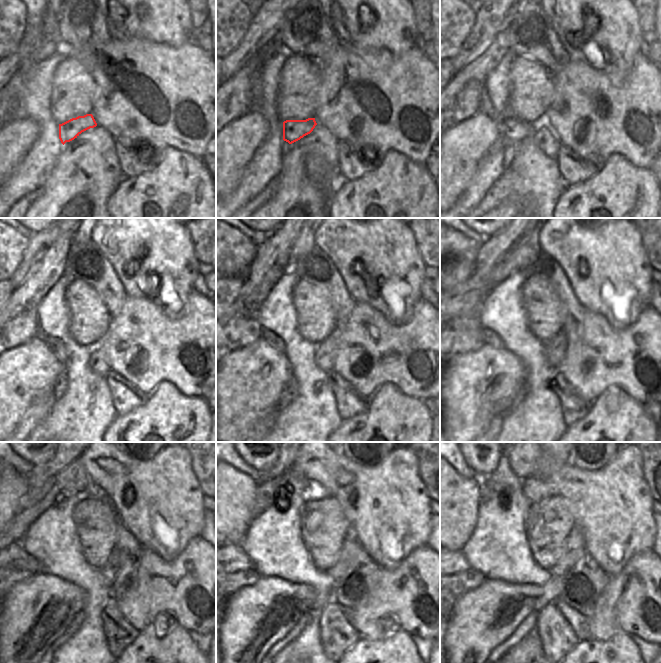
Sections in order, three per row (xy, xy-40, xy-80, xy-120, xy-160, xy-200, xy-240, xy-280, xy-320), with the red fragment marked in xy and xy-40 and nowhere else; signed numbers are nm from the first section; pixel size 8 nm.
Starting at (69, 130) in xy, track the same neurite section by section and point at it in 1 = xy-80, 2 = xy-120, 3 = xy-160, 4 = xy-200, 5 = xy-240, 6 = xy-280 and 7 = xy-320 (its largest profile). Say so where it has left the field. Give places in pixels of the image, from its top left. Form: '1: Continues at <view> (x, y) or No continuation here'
1: Continues at xy-80 (513, 130)
2: Continues at xy-120 (55, 345)
3: Continues at xy-160 (273, 340)
4: Continues at xy-200 (489, 337)
5: Continues at xy-240 (14, 555)
6: Continues at xy-280 (236, 559)
7: Continues at xy-320 (460, 564).

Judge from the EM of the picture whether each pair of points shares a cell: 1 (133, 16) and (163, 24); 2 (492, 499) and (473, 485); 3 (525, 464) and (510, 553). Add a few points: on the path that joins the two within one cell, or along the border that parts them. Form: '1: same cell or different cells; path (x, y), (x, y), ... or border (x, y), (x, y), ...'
1: same cell; path (140, 16), (156, 17)
2: different cells; border (485, 478), (481, 487), (476, 514)
3: different cells; border (508, 461), (511, 470), (522, 480)

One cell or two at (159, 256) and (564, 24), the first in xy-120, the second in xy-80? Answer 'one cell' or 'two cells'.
one cell

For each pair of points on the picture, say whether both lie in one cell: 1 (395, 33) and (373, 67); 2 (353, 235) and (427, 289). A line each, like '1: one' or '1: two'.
1: two
2: two

